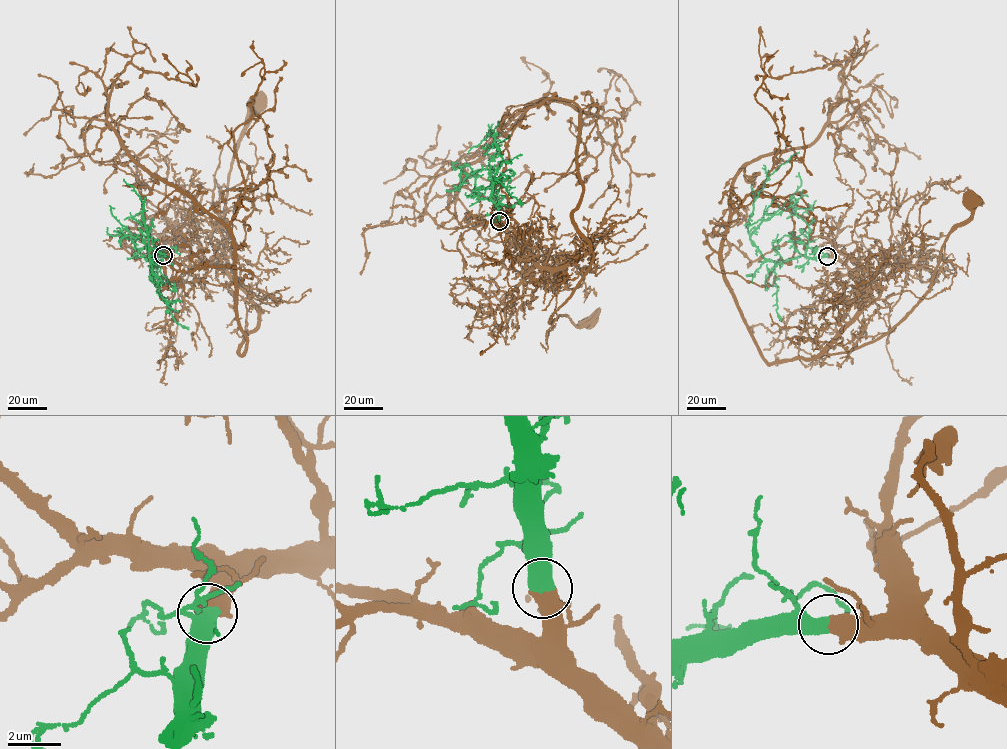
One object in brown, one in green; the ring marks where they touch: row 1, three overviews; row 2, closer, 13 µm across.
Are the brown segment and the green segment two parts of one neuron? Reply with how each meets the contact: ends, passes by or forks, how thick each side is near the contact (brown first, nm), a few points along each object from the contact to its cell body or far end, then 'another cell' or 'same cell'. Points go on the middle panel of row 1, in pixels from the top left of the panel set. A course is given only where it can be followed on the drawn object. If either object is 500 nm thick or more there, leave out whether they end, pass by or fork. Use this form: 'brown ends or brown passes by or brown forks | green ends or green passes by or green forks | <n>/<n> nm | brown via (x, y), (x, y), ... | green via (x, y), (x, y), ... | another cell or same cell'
650/600 nm | brown via (499, 221), (541, 266), (559, 267), (592, 251), (590, 268), (549, 321), (565, 314), (578, 326), (591, 319) | green via (499, 221), (498, 208), (490, 198), (494, 174), (503, 157), (494, 143), (493, 130), (468, 152) | same cell

